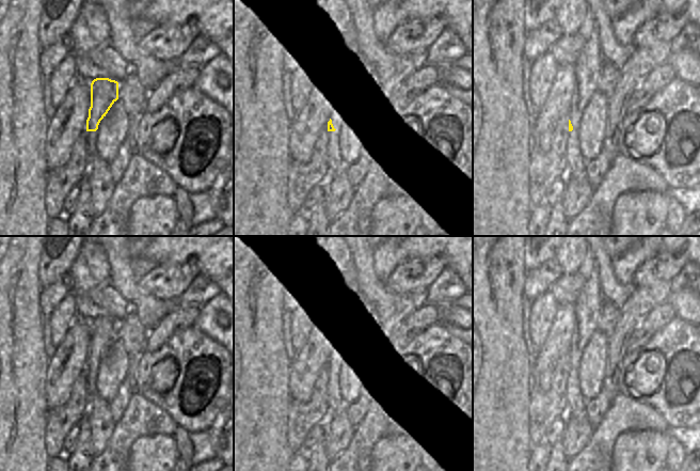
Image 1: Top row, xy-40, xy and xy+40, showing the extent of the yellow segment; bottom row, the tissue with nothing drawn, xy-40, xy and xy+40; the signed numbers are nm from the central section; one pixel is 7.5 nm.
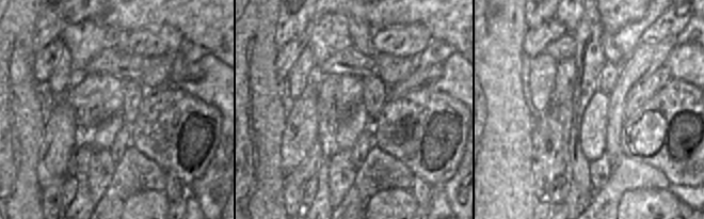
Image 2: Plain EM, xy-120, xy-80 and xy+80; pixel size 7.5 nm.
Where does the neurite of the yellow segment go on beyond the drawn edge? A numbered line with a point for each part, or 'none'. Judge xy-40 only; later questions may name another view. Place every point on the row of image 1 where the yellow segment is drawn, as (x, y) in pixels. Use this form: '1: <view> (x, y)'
none

